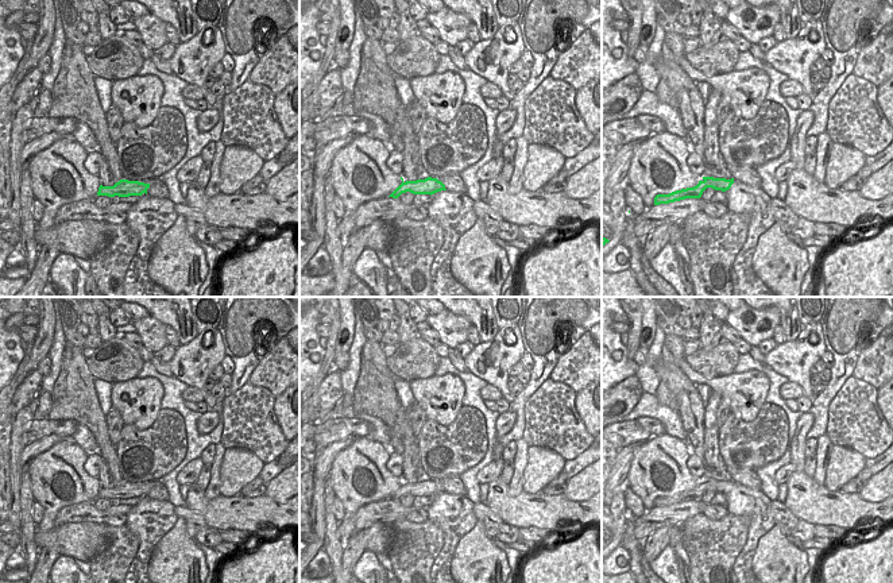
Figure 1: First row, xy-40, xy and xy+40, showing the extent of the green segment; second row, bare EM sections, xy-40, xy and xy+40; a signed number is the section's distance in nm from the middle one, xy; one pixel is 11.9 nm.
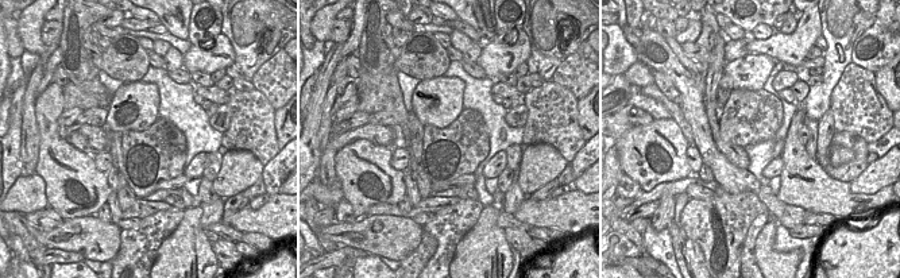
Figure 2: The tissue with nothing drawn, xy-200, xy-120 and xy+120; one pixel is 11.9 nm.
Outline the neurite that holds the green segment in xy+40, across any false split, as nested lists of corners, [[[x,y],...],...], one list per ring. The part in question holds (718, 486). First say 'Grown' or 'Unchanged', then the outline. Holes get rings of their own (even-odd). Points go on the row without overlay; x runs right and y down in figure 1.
Unchanged. [[[703,479],[703,482],[699,483],[699,486],[693,490],[676,493],[669,497],[657,497],[654,499],[654,507],[669,506],[685,501],[700,501],[707,490],[726,494],[731,490],[732,486],[734,480],[726,482],[726,480]]]

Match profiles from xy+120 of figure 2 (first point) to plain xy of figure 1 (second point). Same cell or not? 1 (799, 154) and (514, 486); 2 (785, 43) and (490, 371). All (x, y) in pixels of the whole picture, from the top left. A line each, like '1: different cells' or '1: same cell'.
1: different cells
2: same cell

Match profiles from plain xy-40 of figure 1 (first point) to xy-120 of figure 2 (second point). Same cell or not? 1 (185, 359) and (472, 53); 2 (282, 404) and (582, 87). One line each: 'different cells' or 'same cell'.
1: different cells
2: different cells

